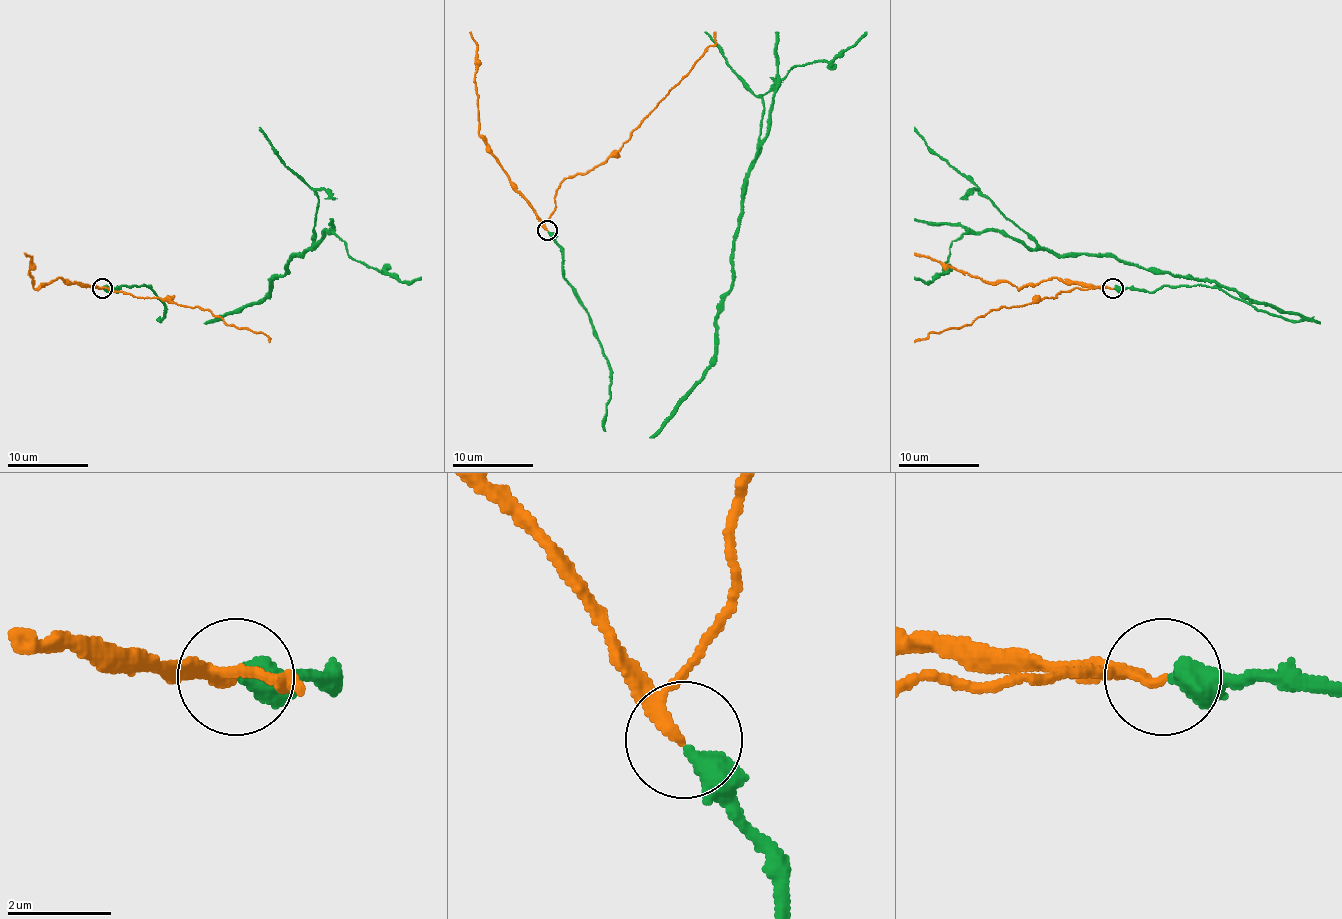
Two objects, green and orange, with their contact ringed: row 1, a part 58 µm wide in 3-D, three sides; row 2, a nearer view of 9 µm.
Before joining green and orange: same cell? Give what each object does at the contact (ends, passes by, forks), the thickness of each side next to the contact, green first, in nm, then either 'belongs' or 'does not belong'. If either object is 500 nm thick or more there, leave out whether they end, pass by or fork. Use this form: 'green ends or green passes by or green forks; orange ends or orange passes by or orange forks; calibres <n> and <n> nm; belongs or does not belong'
green ends; orange passes by; calibres 440 and 140 nm; belongs

